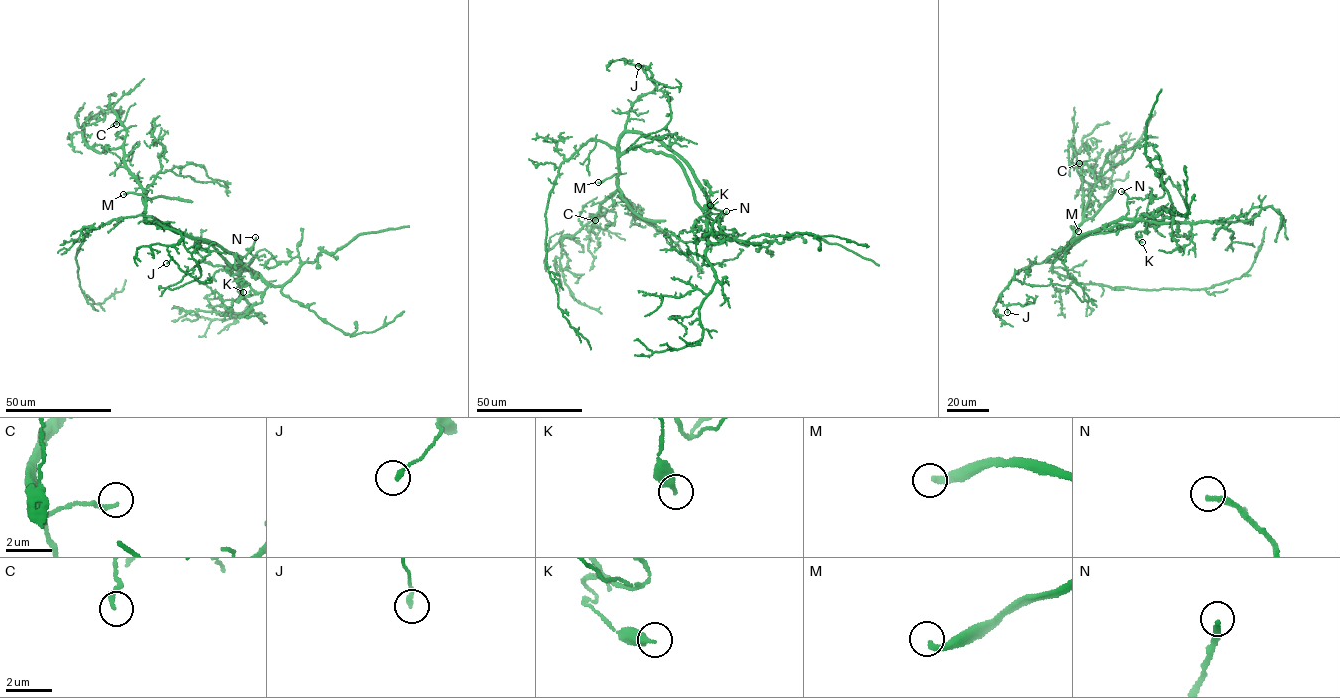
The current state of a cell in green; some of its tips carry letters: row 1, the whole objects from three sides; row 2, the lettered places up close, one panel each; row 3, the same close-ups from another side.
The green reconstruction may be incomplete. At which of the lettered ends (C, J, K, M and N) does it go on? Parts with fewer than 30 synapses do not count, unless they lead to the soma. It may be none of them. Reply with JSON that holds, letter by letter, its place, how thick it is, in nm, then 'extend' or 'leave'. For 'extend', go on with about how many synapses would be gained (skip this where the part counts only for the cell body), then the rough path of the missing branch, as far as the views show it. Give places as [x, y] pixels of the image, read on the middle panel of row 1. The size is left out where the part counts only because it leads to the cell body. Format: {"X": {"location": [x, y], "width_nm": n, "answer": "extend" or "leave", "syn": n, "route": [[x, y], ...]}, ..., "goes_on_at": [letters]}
{"C": {"location": [595, 220], "width_nm": 180, "answer": "leave"}, "J": {"location": [638, 66], "width_nm": 190, "answer": "leave"}, "K": {"location": [710, 205], "width_nm": 400, "answer": "leave"}, "M": {"location": [598, 182], "width_nm": 280, "answer": "extend", "route": [[598, 182], [603, 161], [588, 139], [534, 127]]}, "N": {"location": [726, 211], "width_nm": 240, "answer": "extend", "syn": 45, "route": [[726, 211], [722, 219], [711, 226], [700, 220]]}, "goes_on_at": ["M", "N"]}

